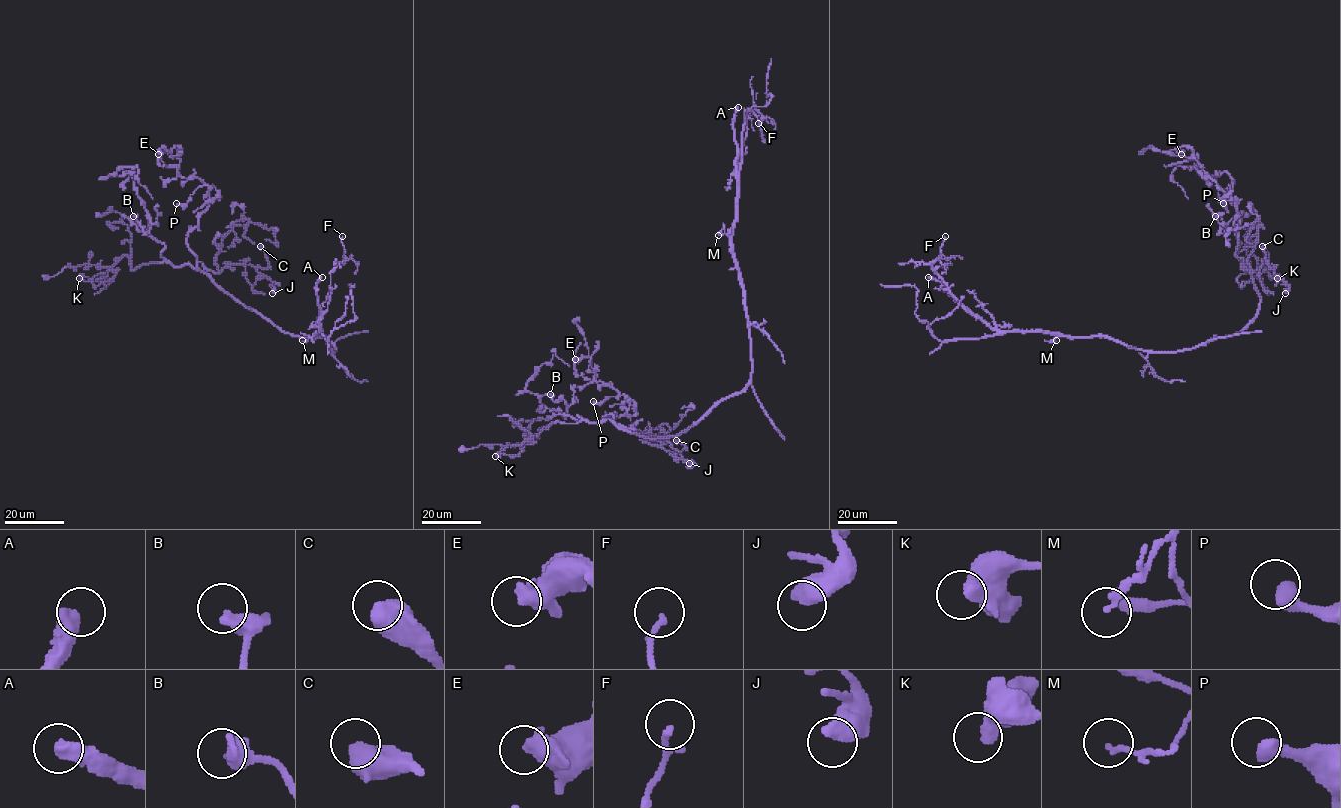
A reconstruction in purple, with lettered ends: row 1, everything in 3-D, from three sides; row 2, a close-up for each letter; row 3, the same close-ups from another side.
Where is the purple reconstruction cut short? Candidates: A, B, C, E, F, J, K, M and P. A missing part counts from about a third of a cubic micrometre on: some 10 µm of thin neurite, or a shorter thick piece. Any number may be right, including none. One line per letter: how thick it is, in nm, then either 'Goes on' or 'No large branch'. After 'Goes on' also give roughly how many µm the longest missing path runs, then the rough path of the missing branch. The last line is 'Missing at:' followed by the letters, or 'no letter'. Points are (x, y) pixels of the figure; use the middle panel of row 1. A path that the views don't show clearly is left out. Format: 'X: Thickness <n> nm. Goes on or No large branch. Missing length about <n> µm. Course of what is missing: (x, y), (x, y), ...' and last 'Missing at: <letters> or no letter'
A: Thickness 480 nm. Goes on. Missing length about 60 µm. Course of what is missing: (738, 107), (750, 84), (752, 36), (765, 42), (772, 39), (773, 33)
B: Thickness 360 nm. No large branch
C: Thickness 600 nm. No large branch
E: Thickness 420 nm. No large branch
F: Thickness 170 nm. No large branch
J: Thickness 650 nm. No large branch
K: Thickness 440 nm. No large branch
M: Thickness 160 nm. No large branch
P: Thickness 480 nm. No large branch
Missing at: A

